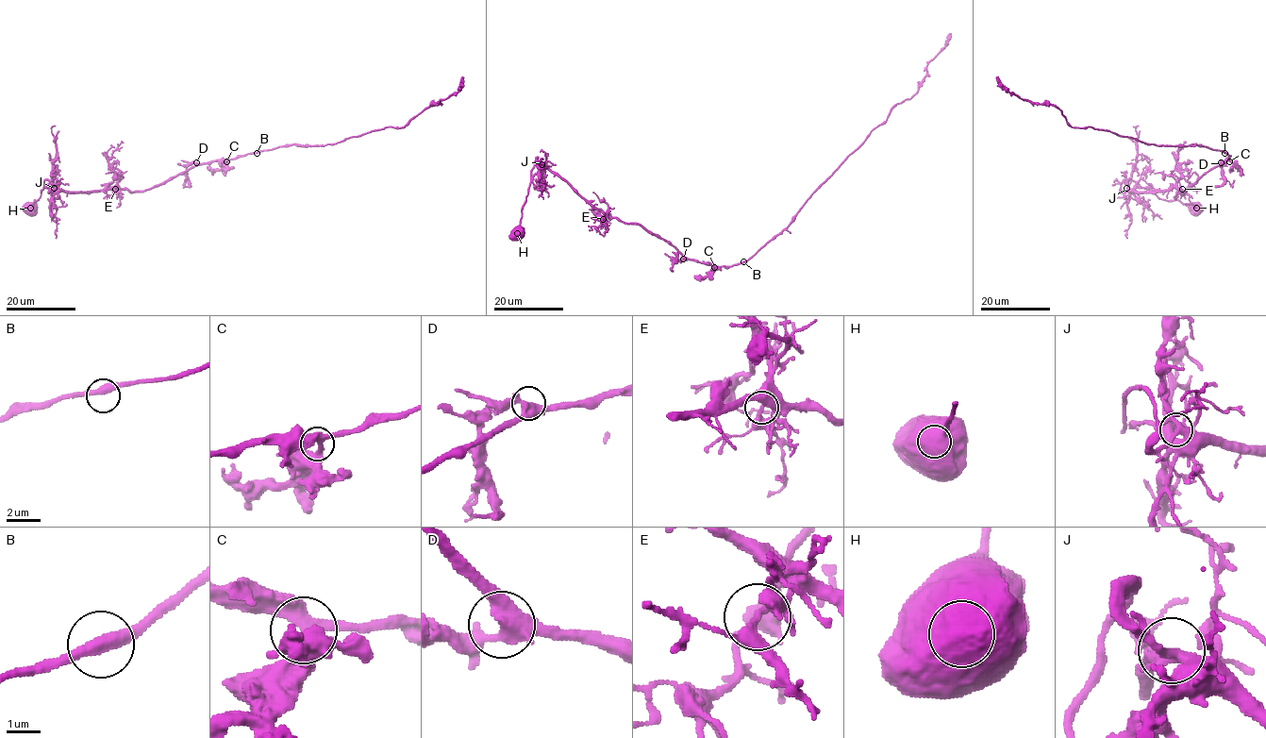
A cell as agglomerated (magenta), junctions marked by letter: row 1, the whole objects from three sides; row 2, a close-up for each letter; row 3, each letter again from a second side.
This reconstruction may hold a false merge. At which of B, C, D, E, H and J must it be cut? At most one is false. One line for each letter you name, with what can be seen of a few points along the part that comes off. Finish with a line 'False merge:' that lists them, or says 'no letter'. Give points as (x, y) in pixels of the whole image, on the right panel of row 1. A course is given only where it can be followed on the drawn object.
False merge: no letter

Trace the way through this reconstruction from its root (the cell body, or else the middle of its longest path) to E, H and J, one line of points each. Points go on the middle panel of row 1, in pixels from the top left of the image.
E: (743, 260), (730, 266), (713, 266), (689, 259), (667, 242), (638, 225), (623, 223), (609, 216), (603, 219)
H: (743, 260), (713, 266), (686, 259), (640, 225), (606, 216), (546, 168), (533, 177), (517, 234)
J: (743, 260), (730, 266), (713, 266), (686, 259), (673, 246), (640, 225), (606, 216), (541, 164)

